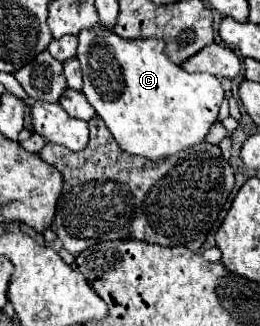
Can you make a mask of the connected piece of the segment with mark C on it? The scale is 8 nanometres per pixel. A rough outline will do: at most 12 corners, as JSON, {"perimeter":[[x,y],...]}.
{"perimeter":[[77,38],[83,94],[127,154],[201,142],[225,98],[161,38]]}

